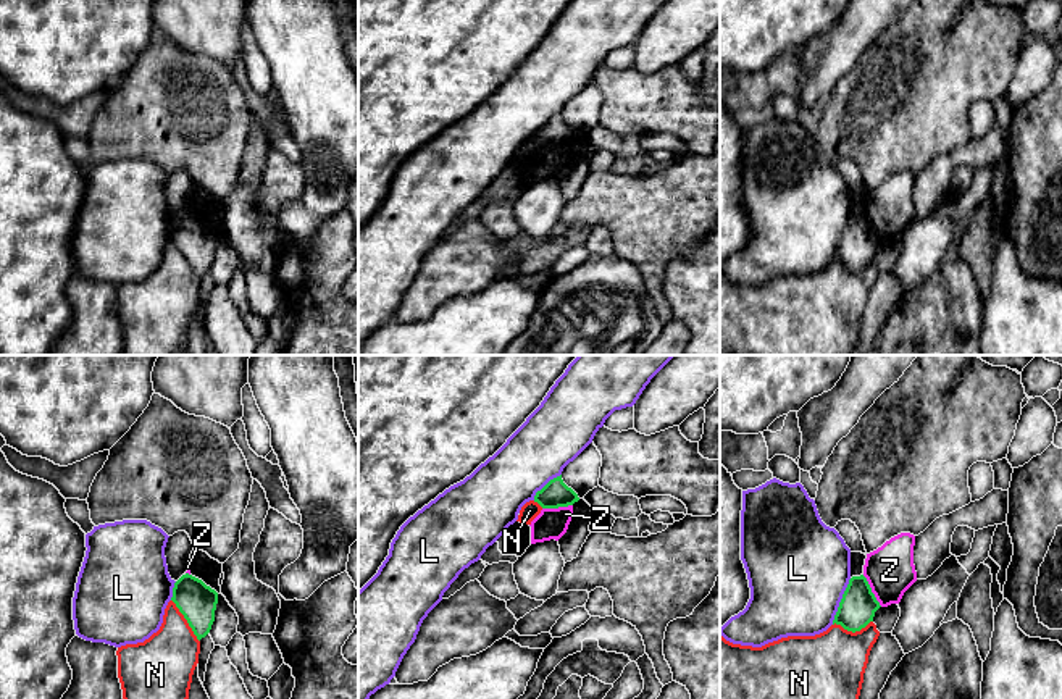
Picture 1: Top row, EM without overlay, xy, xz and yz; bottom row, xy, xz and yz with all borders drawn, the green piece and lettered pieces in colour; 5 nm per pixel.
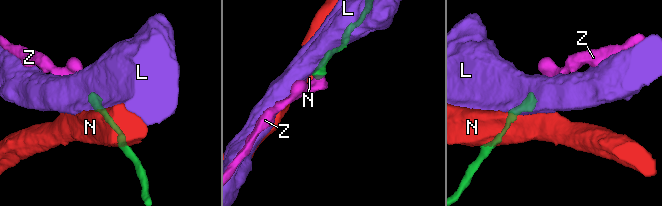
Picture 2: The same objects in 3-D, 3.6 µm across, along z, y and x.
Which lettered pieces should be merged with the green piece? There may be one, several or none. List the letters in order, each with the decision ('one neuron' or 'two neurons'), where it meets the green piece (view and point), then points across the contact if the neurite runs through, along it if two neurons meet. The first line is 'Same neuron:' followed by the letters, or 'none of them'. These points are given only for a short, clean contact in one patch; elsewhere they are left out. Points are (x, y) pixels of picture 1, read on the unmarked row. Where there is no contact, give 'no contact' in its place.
Same neuron: none of them
L: two neurons; contact yz (841, 239)
N: two neurons; contact xy (186, 257)
Z: two neurons; contact yz (870, 230); border yz (862, 213), (882, 244)

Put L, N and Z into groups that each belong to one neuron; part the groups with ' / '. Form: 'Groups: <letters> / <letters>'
Groups: L / N / Z

